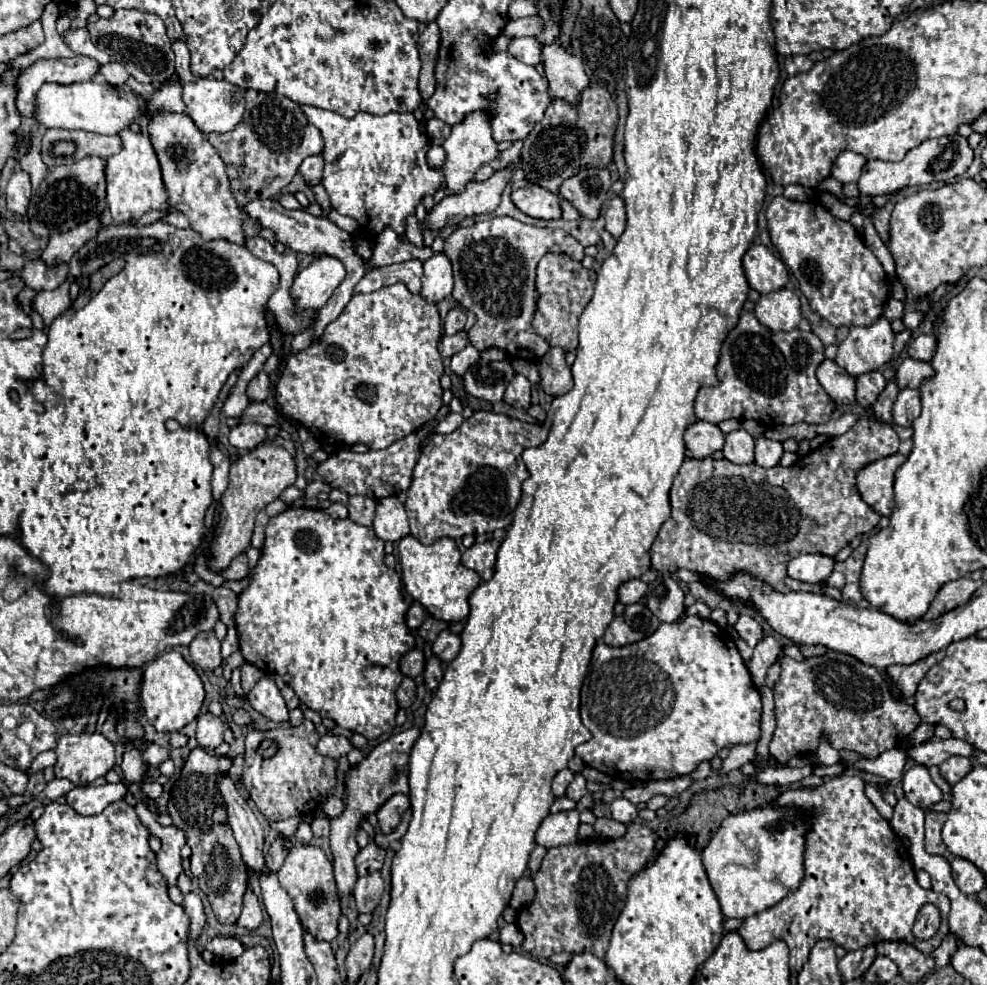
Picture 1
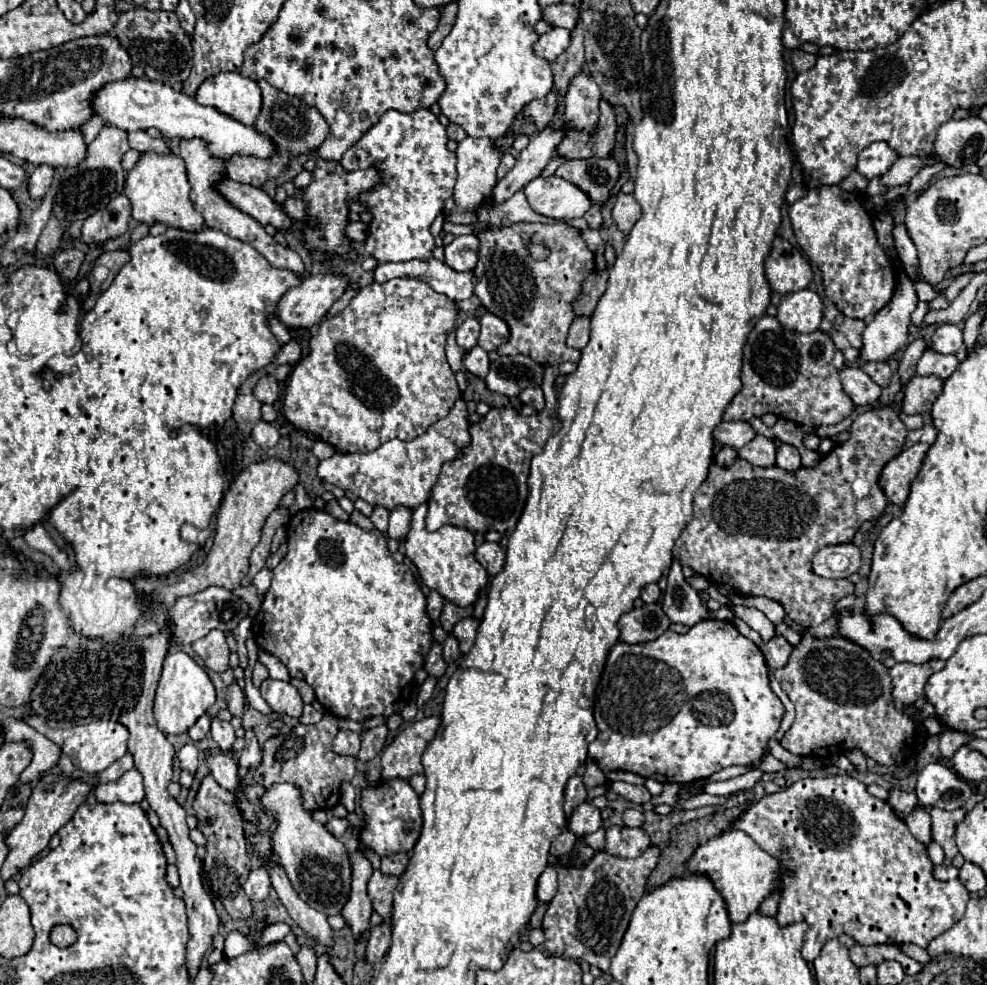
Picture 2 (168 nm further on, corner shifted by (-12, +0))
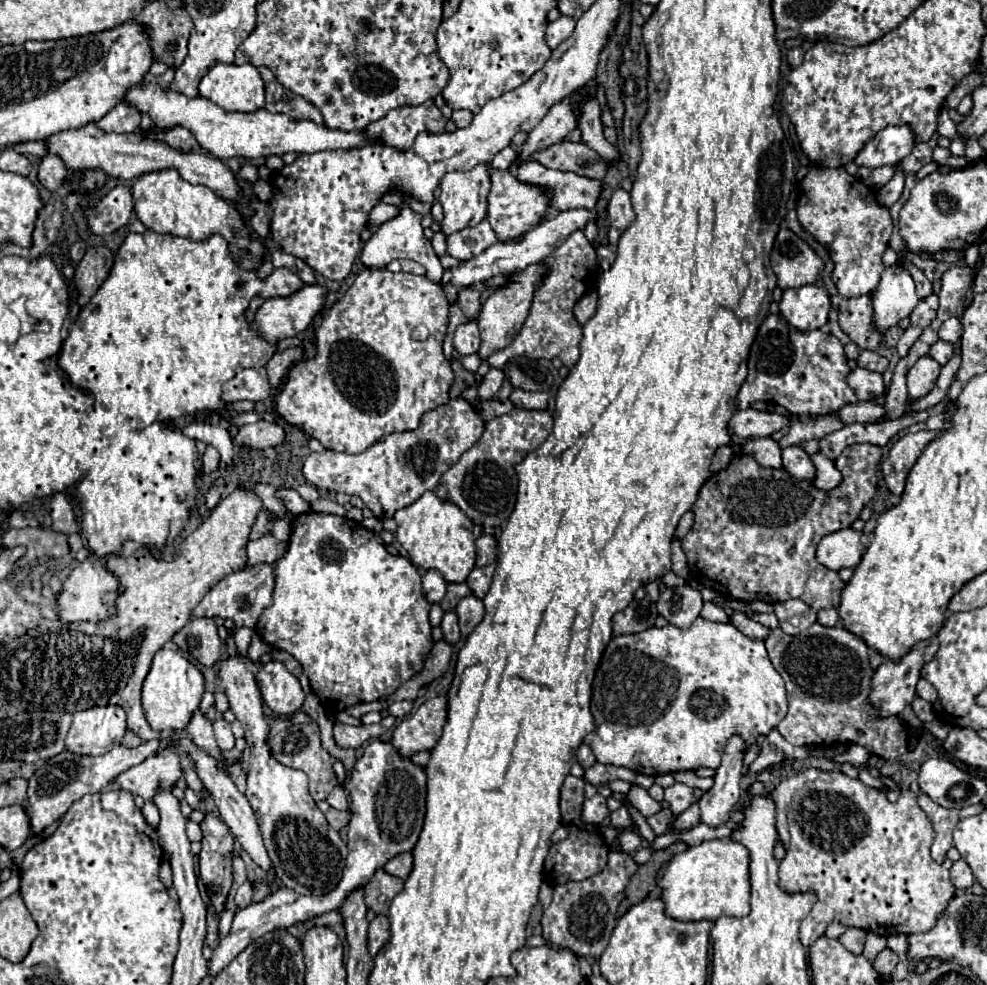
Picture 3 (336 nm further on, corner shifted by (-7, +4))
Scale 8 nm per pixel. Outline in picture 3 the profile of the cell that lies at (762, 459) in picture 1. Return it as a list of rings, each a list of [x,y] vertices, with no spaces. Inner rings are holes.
[[[792,445],[792,447],[782,449],[782,461],[784,461],[784,469],[790,475],[794,475],[796,479],[812,481],[816,475],[816,467],[814,467],[810,455],[800,445]]]

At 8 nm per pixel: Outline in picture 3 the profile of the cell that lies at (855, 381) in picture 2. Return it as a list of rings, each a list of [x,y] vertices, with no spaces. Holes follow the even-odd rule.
[[[856,367],[854,371],[850,371],[848,385],[856,393],[856,397],[864,399],[864,401],[876,399],[876,397],[884,395],[884,391],[886,391],[882,373],[874,373],[874,371],[868,371],[862,367]]]

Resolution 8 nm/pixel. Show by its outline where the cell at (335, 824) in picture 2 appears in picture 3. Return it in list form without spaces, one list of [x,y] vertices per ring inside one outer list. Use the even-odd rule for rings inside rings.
[[[328,809],[328,813],[326,813],[326,819],[328,819],[328,823],[330,823],[330,827],[334,827],[336,831],[340,831],[340,829],[344,829],[346,825],[348,825],[348,821],[350,821],[350,813],[348,811],[338,811],[338,809]]]

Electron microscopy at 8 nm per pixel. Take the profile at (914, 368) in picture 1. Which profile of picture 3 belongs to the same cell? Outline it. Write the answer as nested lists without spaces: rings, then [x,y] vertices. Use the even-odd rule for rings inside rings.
[[[936,341],[928,353],[932,359],[936,359],[940,365],[946,365],[950,357],[954,355],[954,345],[948,341]]]

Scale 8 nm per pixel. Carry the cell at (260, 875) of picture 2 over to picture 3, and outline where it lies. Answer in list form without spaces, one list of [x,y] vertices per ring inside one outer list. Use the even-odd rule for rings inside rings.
[[[246,881],[244,885],[238,887],[238,891],[236,891],[236,895],[234,895],[234,901],[236,901],[238,909],[244,909],[244,907],[250,905],[250,899],[252,899],[252,883]]]

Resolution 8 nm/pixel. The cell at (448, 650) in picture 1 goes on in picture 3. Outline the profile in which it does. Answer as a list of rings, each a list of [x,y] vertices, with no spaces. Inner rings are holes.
[[[468,595],[468,597],[462,597],[456,605],[456,613],[460,617],[460,633],[462,637],[468,637],[470,631],[482,621],[484,617],[484,605],[482,605],[482,599],[474,597],[474,595]]]

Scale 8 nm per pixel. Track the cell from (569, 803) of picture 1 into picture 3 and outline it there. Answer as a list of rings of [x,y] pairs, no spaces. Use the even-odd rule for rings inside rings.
[[[594,763],[592,767],[586,769],[586,775],[584,779],[596,787],[600,785],[606,785],[610,781],[616,781],[616,779],[622,779],[622,781],[628,781],[632,783],[636,779],[636,773],[632,769],[626,769],[626,767],[616,767],[616,765],[604,765],[604,763]]]

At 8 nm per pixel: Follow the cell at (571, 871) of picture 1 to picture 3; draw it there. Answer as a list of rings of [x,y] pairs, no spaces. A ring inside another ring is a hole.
[[[610,853],[608,865],[598,875],[580,883],[558,885],[554,889],[552,903],[544,909],[544,915],[542,915],[542,927],[544,927],[542,937],[546,939],[546,943],[570,949],[578,957],[598,959],[608,947],[608,939],[616,927],[616,909],[636,869],[638,869],[638,863],[630,855]]]

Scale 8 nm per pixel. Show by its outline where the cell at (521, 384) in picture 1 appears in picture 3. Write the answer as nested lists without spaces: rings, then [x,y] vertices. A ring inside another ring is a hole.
[[[514,389],[510,393],[510,401],[514,403],[514,407],[522,407],[522,409],[546,409],[548,395],[546,393],[532,393],[532,391],[524,391],[524,389]]]

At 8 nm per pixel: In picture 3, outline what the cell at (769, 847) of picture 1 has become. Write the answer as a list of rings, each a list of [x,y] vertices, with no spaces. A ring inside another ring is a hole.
[[[712,839],[704,841],[696,847],[688,847],[686,851],[672,857],[664,875],[658,879],[658,887],[662,887],[660,899],[664,901],[664,913],[678,921],[716,921],[722,915],[744,917],[750,911],[750,873],[748,873],[750,855],[748,849],[732,839]]]

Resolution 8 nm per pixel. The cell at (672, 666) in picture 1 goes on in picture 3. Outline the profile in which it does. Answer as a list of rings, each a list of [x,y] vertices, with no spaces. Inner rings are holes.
[[[698,617],[690,629],[678,629],[672,625],[666,627],[650,627],[646,631],[640,631],[636,635],[618,635],[614,637],[606,651],[602,651],[602,661],[600,667],[596,671],[596,679],[592,685],[592,715],[596,725],[606,723],[612,731],[614,731],[614,741],[604,743],[596,733],[586,735],[584,743],[588,743],[596,755],[598,763],[608,763],[608,765],[618,765],[618,767],[628,767],[632,771],[644,773],[644,775],[664,775],[664,773],[674,773],[680,769],[690,769],[696,771],[696,767],[712,767],[718,769],[720,767],[720,755],[724,753],[724,743],[736,733],[740,731],[740,735],[744,735],[744,739],[748,739],[748,745],[752,745],[760,735],[766,735],[770,729],[774,729],[780,719],[784,719],[786,711],[788,711],[788,701],[786,701],[786,691],[784,691],[784,681],[780,677],[780,673],[774,669],[774,665],[768,659],[764,641],[754,641],[750,637],[746,637],[744,633],[740,633],[736,627],[732,627],[732,623],[712,623],[706,621],[702,617]]]

